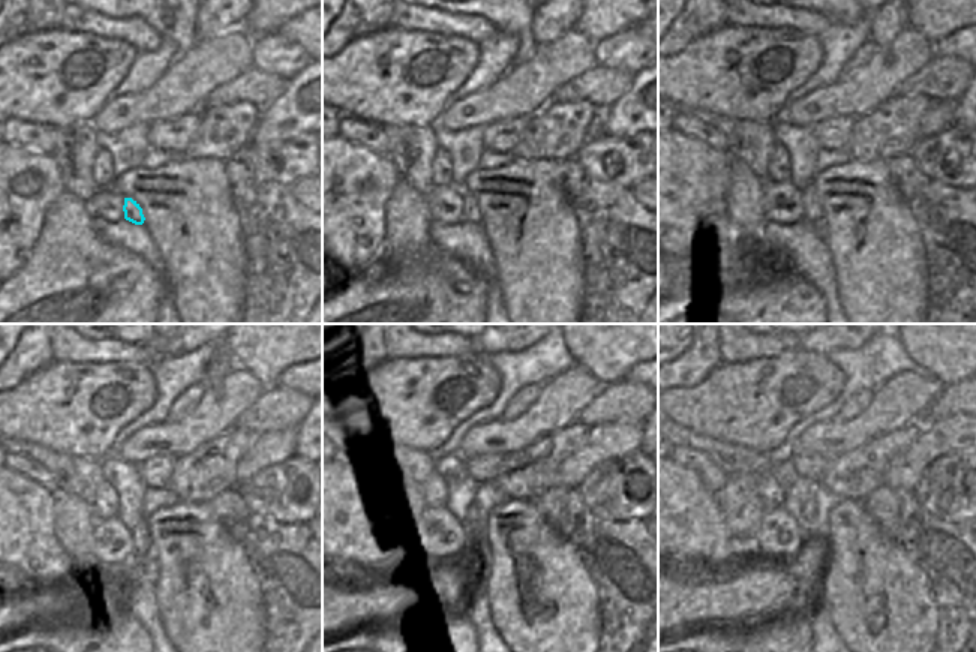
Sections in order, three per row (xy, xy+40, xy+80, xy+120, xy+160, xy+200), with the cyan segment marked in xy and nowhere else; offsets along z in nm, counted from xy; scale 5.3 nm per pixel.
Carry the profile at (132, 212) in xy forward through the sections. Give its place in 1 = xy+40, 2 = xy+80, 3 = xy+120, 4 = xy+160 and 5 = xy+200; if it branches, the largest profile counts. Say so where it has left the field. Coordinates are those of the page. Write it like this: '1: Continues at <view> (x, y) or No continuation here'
1: Continues at xy+40 (471, 213)
2: Continues at xy+80 (811, 210)
3: Continues at xy+120 (140, 535)
4: Continues at xy+160 (477, 532)
5: Continues at xy+200 (810, 508)

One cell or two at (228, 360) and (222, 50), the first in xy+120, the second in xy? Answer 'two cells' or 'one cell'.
two cells

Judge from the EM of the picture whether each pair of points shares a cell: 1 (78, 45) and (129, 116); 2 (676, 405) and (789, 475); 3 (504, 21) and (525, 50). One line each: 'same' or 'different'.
1: different
2: different
3: same

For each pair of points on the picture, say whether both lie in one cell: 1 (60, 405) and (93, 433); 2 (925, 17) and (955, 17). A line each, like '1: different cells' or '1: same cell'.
1: same cell
2: same cell

